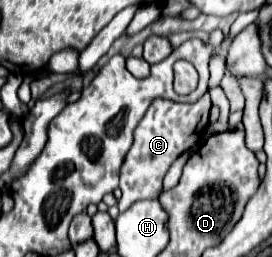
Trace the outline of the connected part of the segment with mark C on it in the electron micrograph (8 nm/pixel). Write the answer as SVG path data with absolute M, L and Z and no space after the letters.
M204 94L198 102L176 104L172 100L154 100L146 116L134 132L134 144L126 154L126 160L120 170L120 190L122 198L118 200L120 212L130 208L136 200L158 198L162 194L162 180L170 164L188 148L192 148L208 126L210 112L210 94Z

